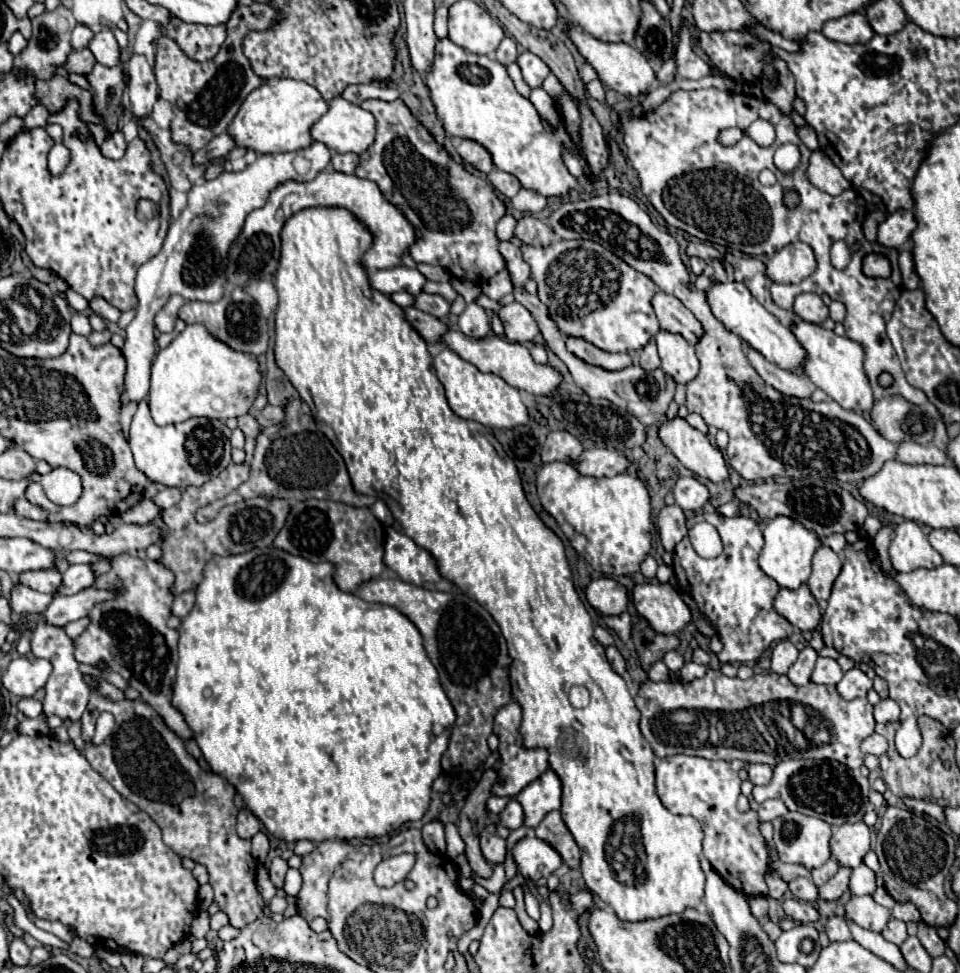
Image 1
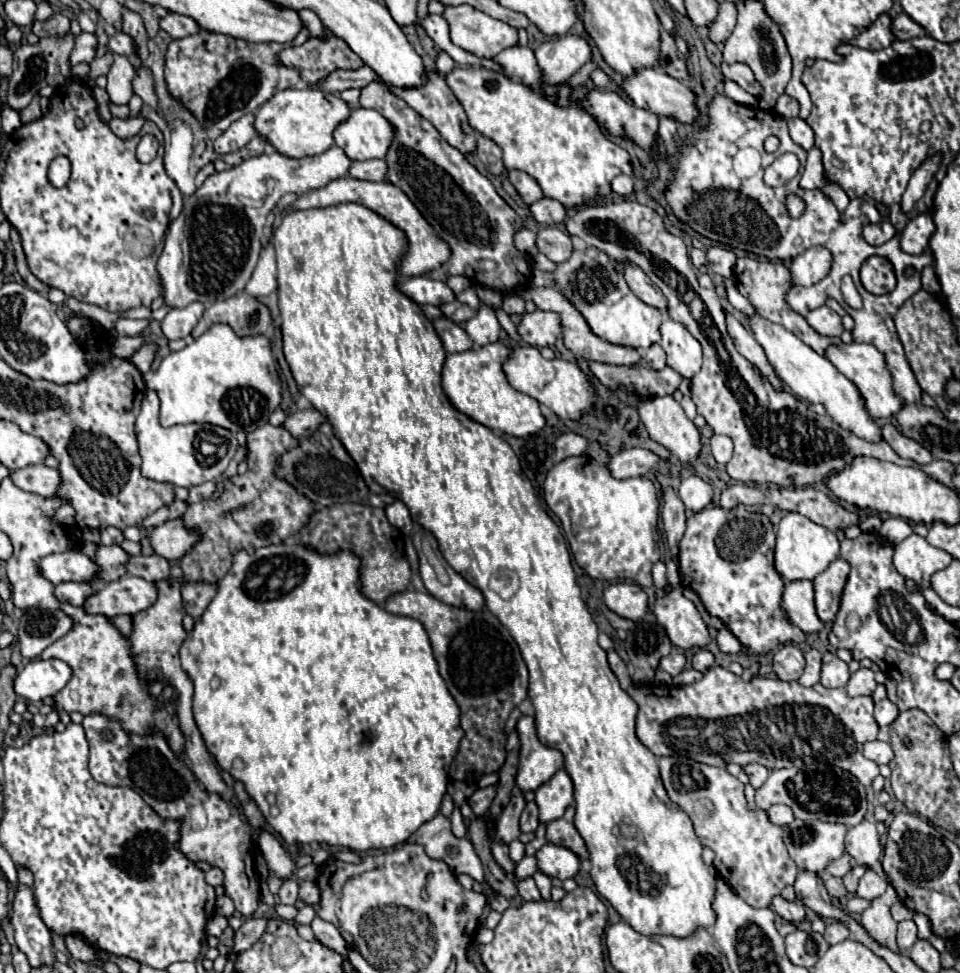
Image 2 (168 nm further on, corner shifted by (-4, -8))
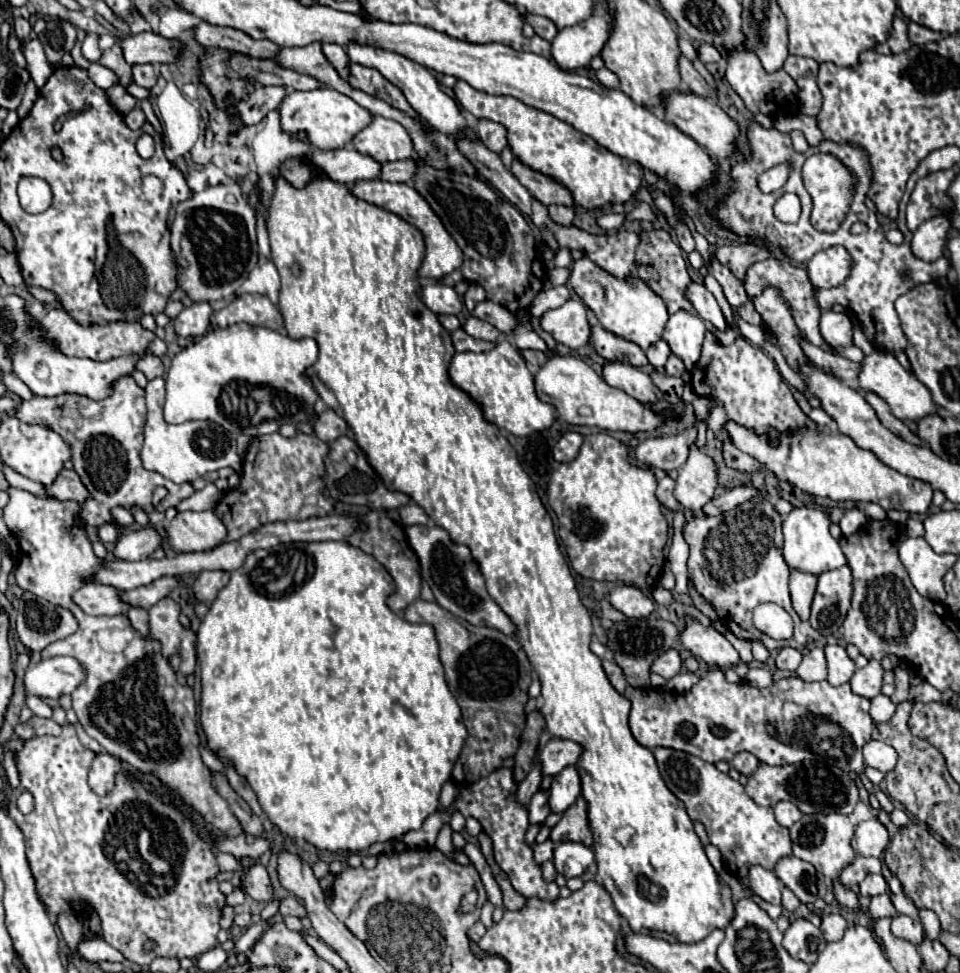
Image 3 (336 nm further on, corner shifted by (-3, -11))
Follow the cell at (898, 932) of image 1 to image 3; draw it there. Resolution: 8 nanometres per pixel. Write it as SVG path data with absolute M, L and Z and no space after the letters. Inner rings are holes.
M896 915L892 919L890 929L892 929L892 935L898 939L906 939L906 941L912 941L916 945L922 943L922 935L924 935L922 925L916 923L914 919L910 919L908 915Z

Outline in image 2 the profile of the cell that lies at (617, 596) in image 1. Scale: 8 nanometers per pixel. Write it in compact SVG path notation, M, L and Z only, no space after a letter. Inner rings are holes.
M611 584L603 592L605 606L621 618L639 620L647 612L647 594L637 584Z

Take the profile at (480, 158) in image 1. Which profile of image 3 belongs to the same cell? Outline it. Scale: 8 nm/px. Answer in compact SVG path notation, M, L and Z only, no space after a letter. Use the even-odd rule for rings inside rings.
M478 119L478 137L494 153L500 153L508 143L506 127L496 121L490 121L490 119Z

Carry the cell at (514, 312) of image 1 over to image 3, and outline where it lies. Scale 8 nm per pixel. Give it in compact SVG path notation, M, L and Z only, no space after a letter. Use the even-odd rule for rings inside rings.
M566 301L562 307L552 309L542 315L542 327L562 345L570 349L580 349L590 341L590 321L586 315L586 305L582 301Z

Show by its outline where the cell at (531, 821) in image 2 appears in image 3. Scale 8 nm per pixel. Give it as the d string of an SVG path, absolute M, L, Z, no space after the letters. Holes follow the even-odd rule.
M540 789L540 791L534 795L534 799L530 801L528 811L530 811L530 823L532 823L532 825L544 823L544 819L550 815L550 807L548 807L548 791Z

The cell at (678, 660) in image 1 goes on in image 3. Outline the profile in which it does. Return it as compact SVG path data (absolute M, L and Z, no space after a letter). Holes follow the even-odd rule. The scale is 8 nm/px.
M666 651L652 663L652 671L662 675L664 679L672 679L680 671L680 667L682 667L682 661L678 651Z

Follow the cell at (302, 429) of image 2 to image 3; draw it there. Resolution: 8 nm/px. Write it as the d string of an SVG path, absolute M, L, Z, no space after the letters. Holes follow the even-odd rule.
M332 409L324 411L324 413L318 417L318 421L314 423L314 431L316 431L318 439L328 441L328 443L336 441L340 435L352 435L348 423L346 423L342 417L338 417Z

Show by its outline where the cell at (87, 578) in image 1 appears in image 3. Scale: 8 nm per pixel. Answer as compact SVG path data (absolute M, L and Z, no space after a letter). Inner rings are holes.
M148 525L128 535L122 535L116 543L114 555L124 561L140 561L148 559L160 545L162 545L162 535L152 525Z

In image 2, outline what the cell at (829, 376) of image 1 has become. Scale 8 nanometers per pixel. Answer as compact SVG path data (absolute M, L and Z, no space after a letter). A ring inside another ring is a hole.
M851 342L851 344L839 344L839 346L829 346L825 350L825 358L845 376L849 378L857 390L859 396L865 402L865 410L869 412L871 418L891 418L895 412L899 412L901 408L901 400L895 396L893 386L891 386L891 374L885 366L883 354L871 346L871 344L859 344L859 342Z

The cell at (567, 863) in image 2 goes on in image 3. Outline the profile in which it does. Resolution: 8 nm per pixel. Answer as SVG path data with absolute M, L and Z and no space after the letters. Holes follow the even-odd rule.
M574 841L560 843L554 849L556 871L566 879L580 877L592 861L594 861L594 851L584 843L574 843Z

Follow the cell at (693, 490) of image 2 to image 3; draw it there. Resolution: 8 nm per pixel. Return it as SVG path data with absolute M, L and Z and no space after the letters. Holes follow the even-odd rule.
M698 447L690 449L690 457L676 479L676 499L684 509L700 511L716 493L718 469L712 457Z

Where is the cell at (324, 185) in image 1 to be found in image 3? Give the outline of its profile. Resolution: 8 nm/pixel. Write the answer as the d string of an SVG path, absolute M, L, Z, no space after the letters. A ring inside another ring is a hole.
M372 179L372 181L360 181L354 187L350 187L352 193L368 203L374 203L382 209L388 209L392 213L396 213L398 217L406 219L408 223L412 223L414 227L418 227L424 235L426 241L426 257L424 263L418 271L420 277L430 277L430 279L440 279L448 273L452 273L454 269L458 269L464 261L462 249L456 245L456 241L452 239L452 235L446 231L446 227L442 225L442 221L438 219L438 215L432 211L432 207L428 205L428 201L410 185L406 183L390 183L390 181L380 181L380 179Z

